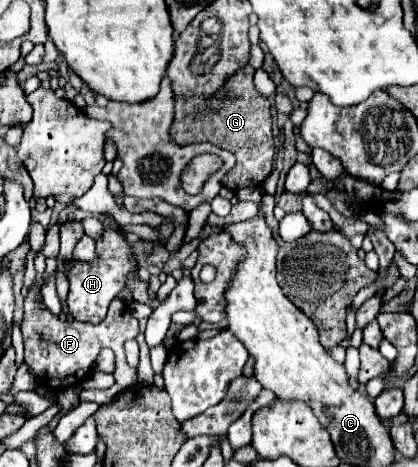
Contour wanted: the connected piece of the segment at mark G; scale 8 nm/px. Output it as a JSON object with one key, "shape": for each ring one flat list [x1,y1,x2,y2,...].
{"shape":[[246,64,238,68,232,78,224,82,224,88,216,96,176,96,176,116,172,124,172,140,180,146,192,142,210,142,214,146,230,150,238,164,224,178,224,186,230,190,260,186,262,180,272,172,274,164,274,138,272,138,272,118,270,102,260,96,254,88,254,68]]}

